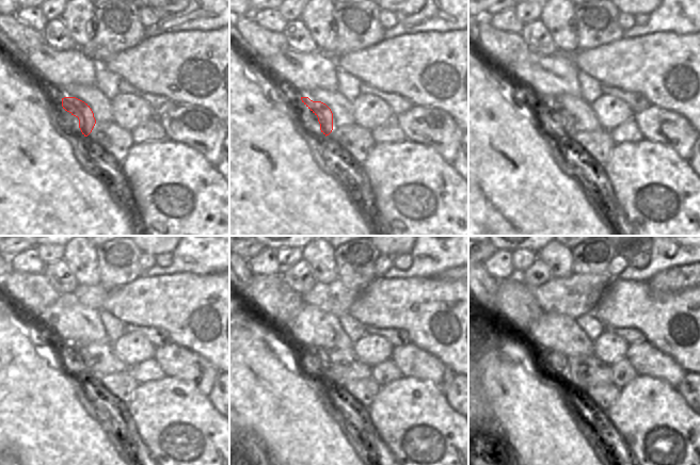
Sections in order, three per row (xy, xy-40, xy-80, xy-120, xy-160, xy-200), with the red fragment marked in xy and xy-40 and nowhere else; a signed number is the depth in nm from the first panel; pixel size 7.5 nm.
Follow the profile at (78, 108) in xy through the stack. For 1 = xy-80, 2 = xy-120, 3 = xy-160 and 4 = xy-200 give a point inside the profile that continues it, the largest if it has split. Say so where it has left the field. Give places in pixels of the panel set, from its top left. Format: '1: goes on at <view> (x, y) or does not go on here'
1: goes on at xy-80 (562, 117)
2: goes on at xy-120 (78, 352)
3: goes on at xy-160 (311, 359)
4: goes on at xy-200 (550, 361)

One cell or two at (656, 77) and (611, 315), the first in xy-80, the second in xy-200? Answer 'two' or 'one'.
one

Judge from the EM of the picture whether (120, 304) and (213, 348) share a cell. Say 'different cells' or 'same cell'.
same cell

